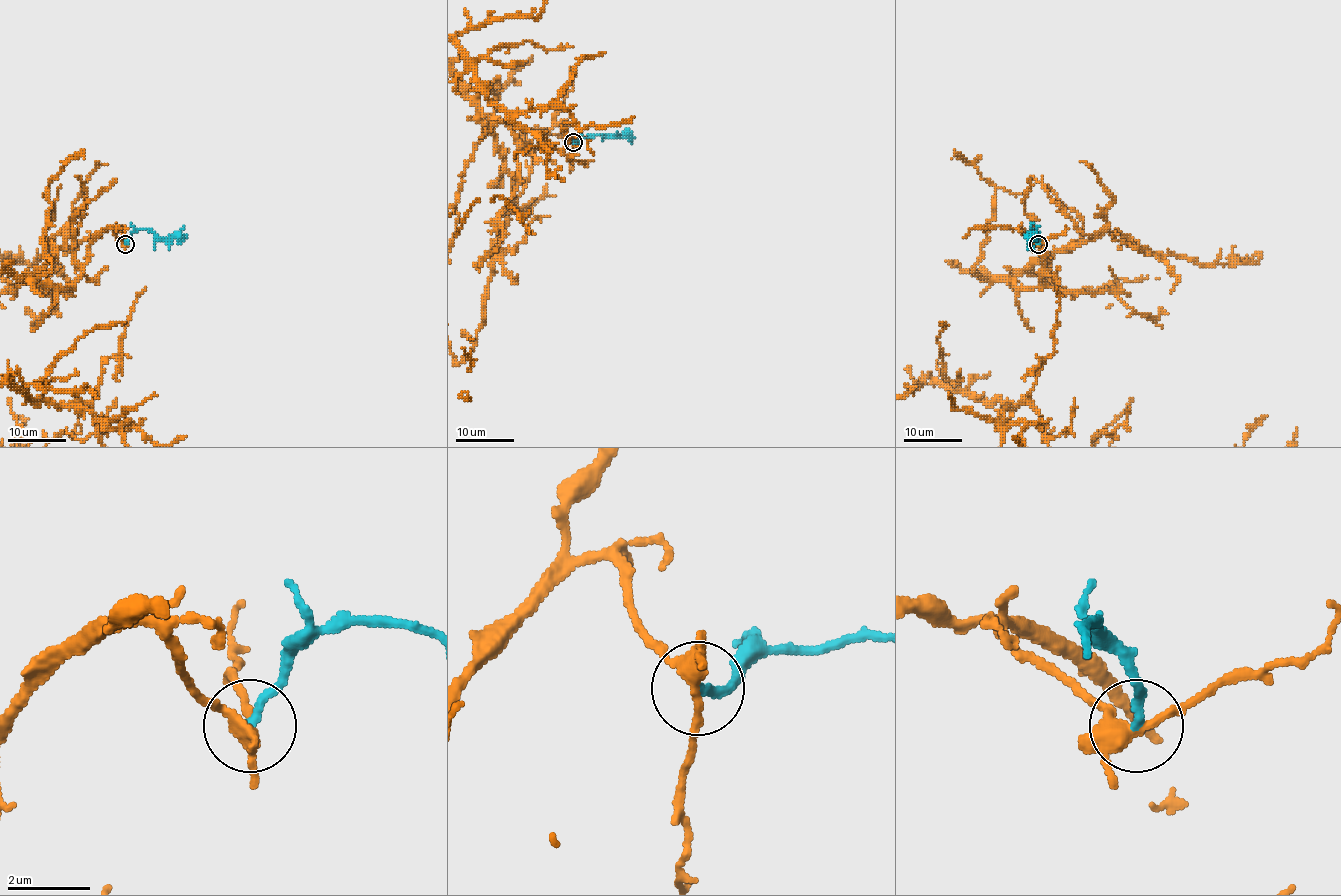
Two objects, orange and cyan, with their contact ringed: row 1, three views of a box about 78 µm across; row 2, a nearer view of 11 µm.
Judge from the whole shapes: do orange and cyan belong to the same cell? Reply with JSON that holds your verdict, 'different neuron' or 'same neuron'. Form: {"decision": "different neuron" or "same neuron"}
{"decision": "different neuron"}

